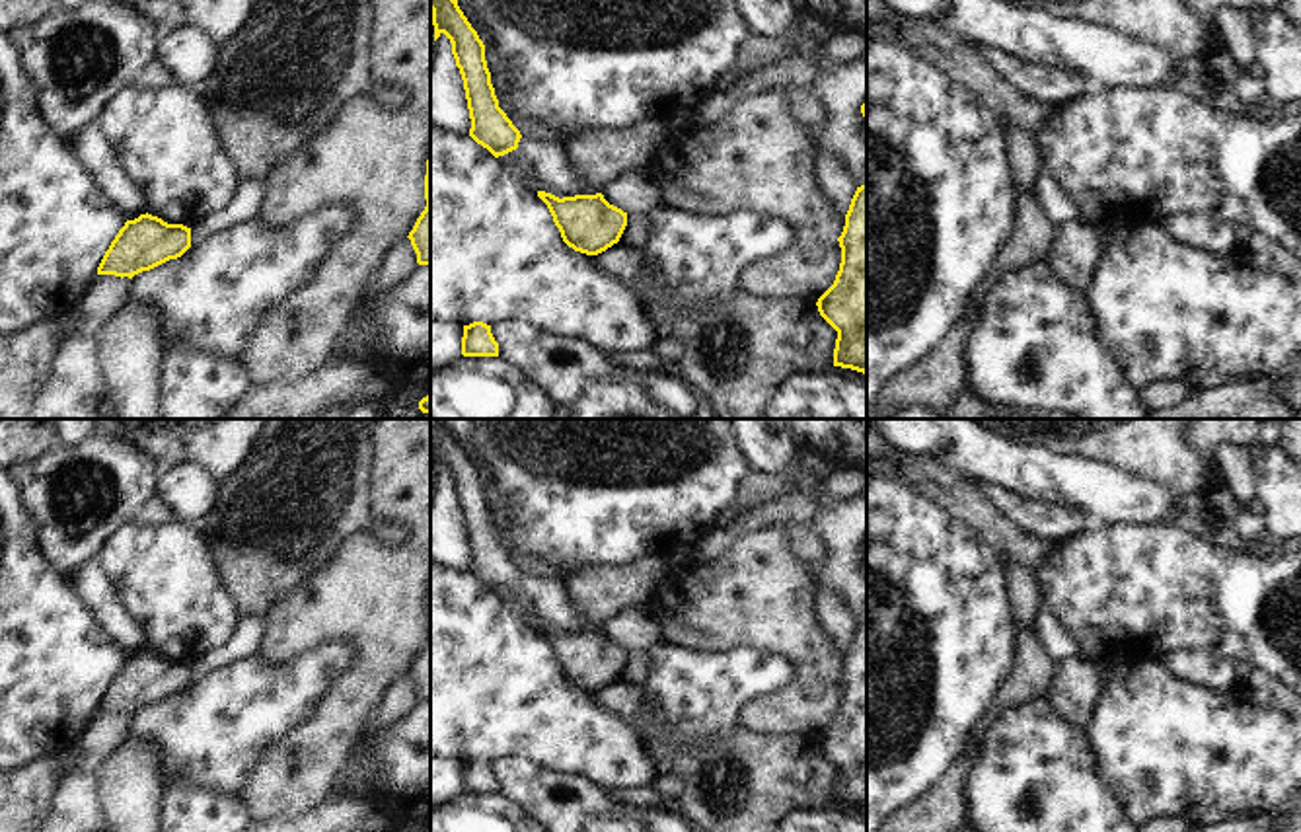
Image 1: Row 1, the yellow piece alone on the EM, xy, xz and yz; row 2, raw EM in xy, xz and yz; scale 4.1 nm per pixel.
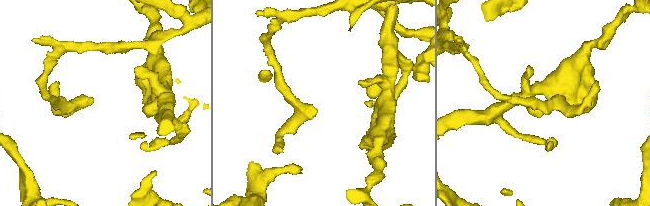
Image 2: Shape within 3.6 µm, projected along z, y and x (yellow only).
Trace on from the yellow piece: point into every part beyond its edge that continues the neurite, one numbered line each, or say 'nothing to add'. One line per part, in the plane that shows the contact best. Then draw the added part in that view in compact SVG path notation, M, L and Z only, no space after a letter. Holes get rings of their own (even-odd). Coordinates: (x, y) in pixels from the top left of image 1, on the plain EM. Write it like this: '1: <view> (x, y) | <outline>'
nothing to add

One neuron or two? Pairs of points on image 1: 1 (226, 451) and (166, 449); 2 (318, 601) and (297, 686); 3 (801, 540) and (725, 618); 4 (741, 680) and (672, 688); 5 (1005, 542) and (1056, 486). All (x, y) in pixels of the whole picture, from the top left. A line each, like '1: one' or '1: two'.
1: one
2: two
3: two
4: one
5: two

